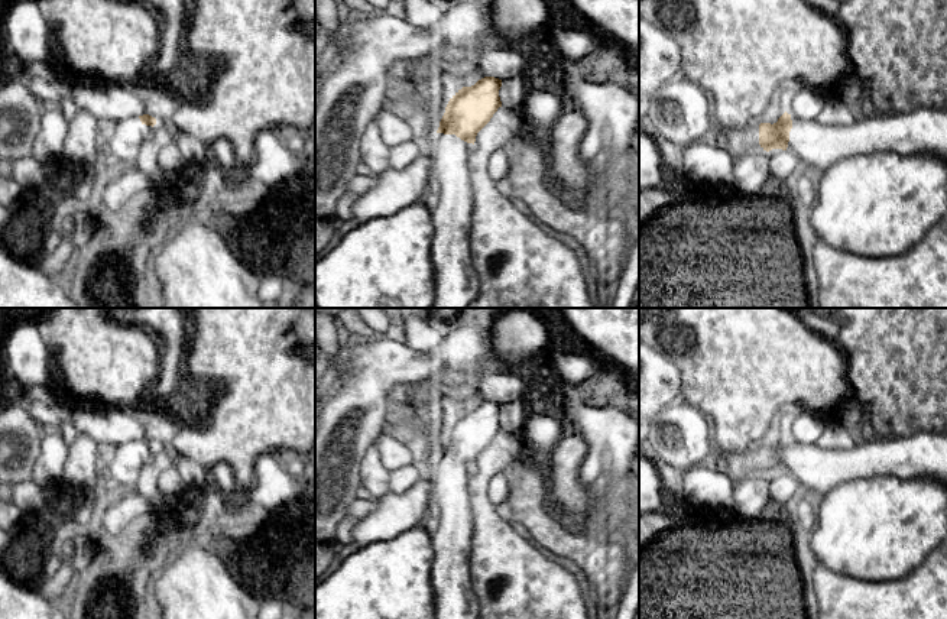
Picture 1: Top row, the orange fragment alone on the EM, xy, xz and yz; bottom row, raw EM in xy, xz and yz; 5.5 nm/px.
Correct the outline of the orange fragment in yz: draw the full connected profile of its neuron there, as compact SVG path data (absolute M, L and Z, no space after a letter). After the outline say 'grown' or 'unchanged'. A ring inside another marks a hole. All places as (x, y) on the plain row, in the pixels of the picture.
M920 431L911 437L875 437L849 450L804 444L787 435L776 447L759 448L763 474L787 474L814 500L841 483L873 476L931 477L947 486L947 434Z; grown

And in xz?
M484 401L471 411L463 411L448 425L440 451L428 471L434 483L437 509L434 513L434 563L431 581L435 592L435 619L480 619L480 600L470 581L473 511L470 483L476 476L477 457L502 431L502 404Z; grown

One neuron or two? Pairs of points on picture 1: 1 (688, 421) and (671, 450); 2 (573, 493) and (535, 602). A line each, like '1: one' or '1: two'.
1: one
2: two

